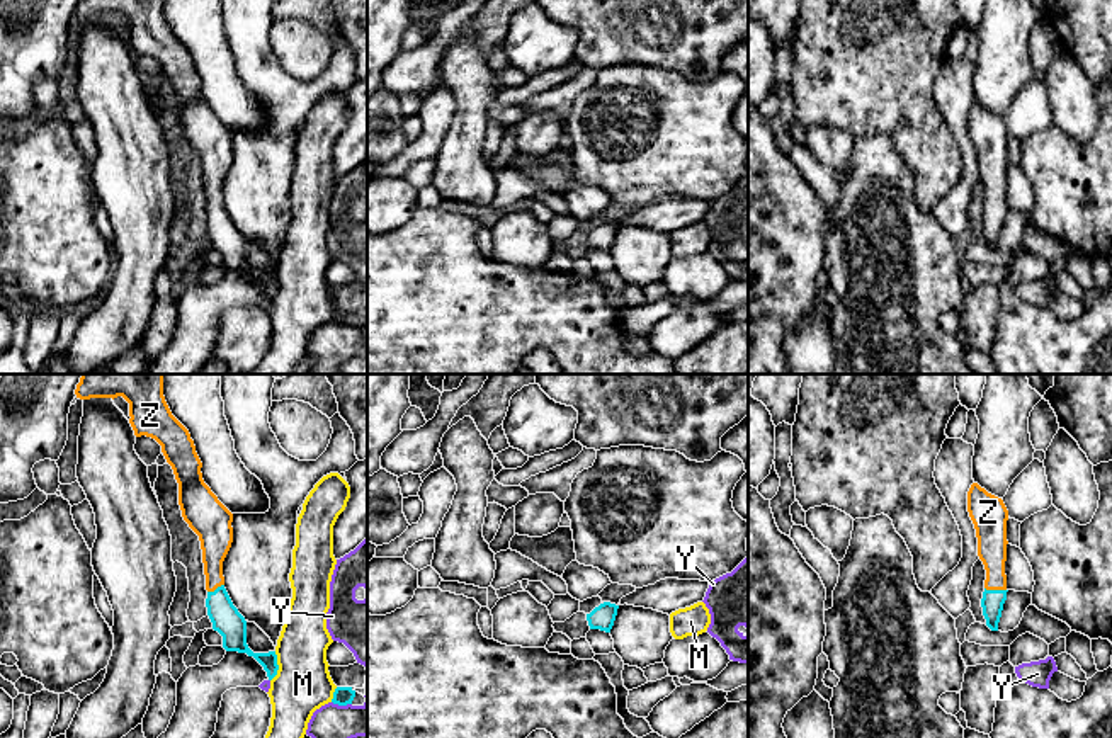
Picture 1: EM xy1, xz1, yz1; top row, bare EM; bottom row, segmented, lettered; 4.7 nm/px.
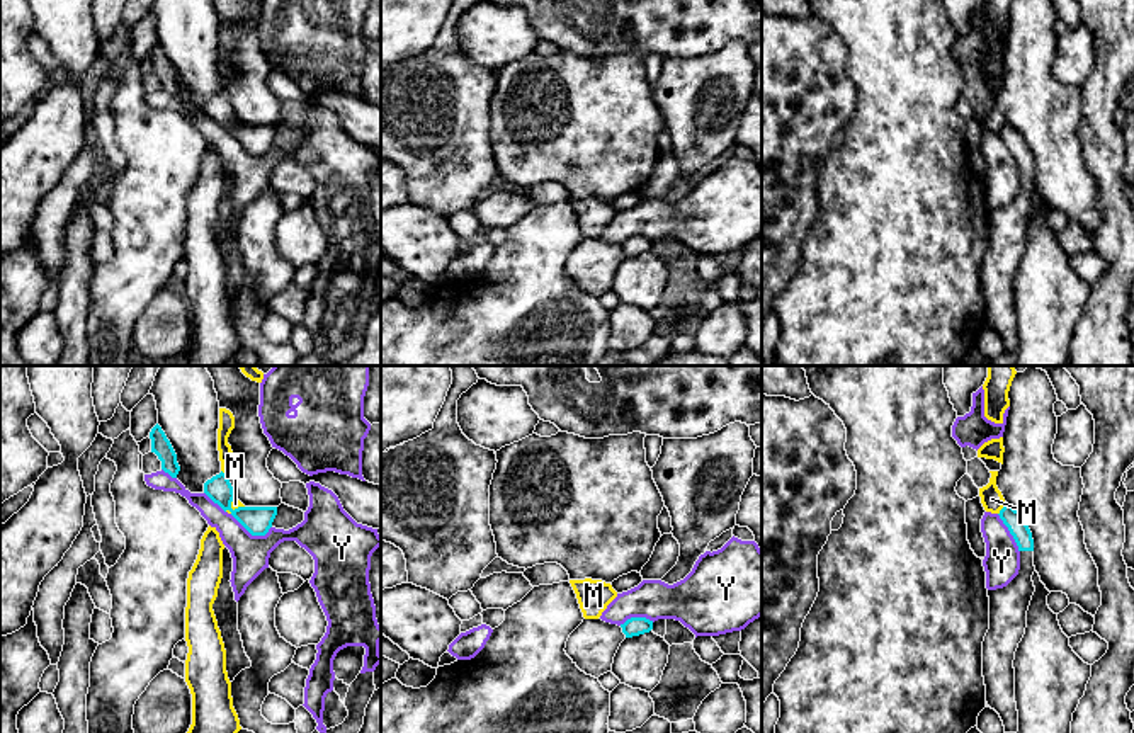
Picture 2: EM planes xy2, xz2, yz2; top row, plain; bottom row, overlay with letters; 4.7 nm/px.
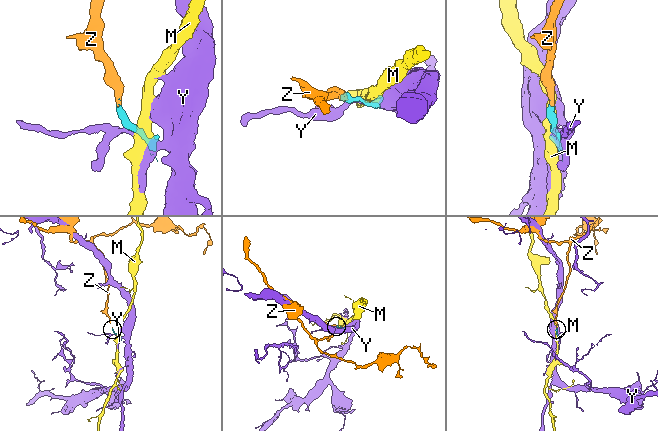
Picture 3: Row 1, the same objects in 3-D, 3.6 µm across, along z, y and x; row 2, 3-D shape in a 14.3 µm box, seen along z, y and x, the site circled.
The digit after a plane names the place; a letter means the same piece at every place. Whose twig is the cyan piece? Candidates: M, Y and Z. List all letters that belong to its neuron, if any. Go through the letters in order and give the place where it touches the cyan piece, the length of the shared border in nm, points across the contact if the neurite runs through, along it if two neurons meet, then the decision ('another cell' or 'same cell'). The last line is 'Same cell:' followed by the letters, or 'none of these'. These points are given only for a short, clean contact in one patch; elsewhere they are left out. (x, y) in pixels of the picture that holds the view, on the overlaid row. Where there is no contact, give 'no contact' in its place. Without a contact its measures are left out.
M: meets cyan in xy1 at (278, 667); contact 150 nm long; border along xy1 (276, 652), (278, 674), (271, 681); another cell
Y: meets cyan in xy2 at (250, 533); contact 220 nm long; another cell
Z: meets cyan in yz1 at (995, 590); contact 110 nm long; runs through yz1 (992, 602), (995, 590), (992, 538); same cell
Same cell: Z

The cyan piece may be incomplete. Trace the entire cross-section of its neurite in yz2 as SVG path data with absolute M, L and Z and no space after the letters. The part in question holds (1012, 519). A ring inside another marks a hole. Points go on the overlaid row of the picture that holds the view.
M1005 505L998 515L1018 546L1020 570L1006 587L988 590L989 629L983 641L983 677L988 706L1000 714L1005 733L1017 733L1013 660L1025 634L1027 611L1035 592L1034 539L1025 519L1012 505Z

